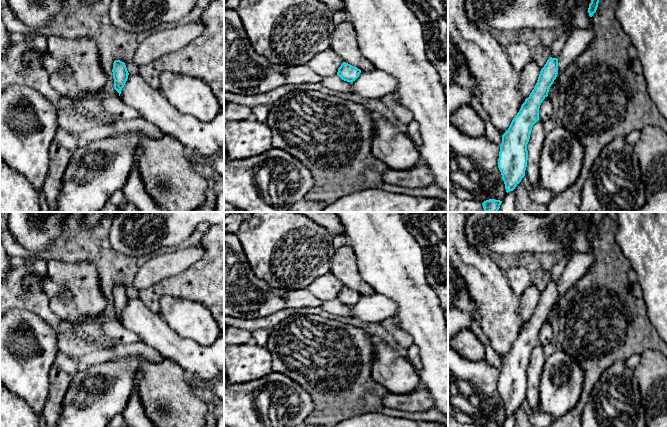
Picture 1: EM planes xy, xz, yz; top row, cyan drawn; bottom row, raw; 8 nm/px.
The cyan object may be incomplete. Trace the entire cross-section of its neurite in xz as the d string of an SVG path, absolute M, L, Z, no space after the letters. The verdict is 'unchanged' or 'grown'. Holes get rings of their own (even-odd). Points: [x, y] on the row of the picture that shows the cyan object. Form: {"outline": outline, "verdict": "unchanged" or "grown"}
{"outline": "M343 62L338 68L337 75L344 81L353 82L355 81L361 73L361 70L354 67L346 62Z", "verdict": "unchanged"}

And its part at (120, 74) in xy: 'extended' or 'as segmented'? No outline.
as segmented

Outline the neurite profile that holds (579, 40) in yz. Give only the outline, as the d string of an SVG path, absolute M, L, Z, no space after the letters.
M578 28L572 30L558 57L558 74L550 87L549 92L556 88L558 76L589 47L593 37L593 28Z

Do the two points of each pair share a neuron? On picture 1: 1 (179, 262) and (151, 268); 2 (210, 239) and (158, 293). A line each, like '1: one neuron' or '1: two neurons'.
1: one neuron
2: one neuron

